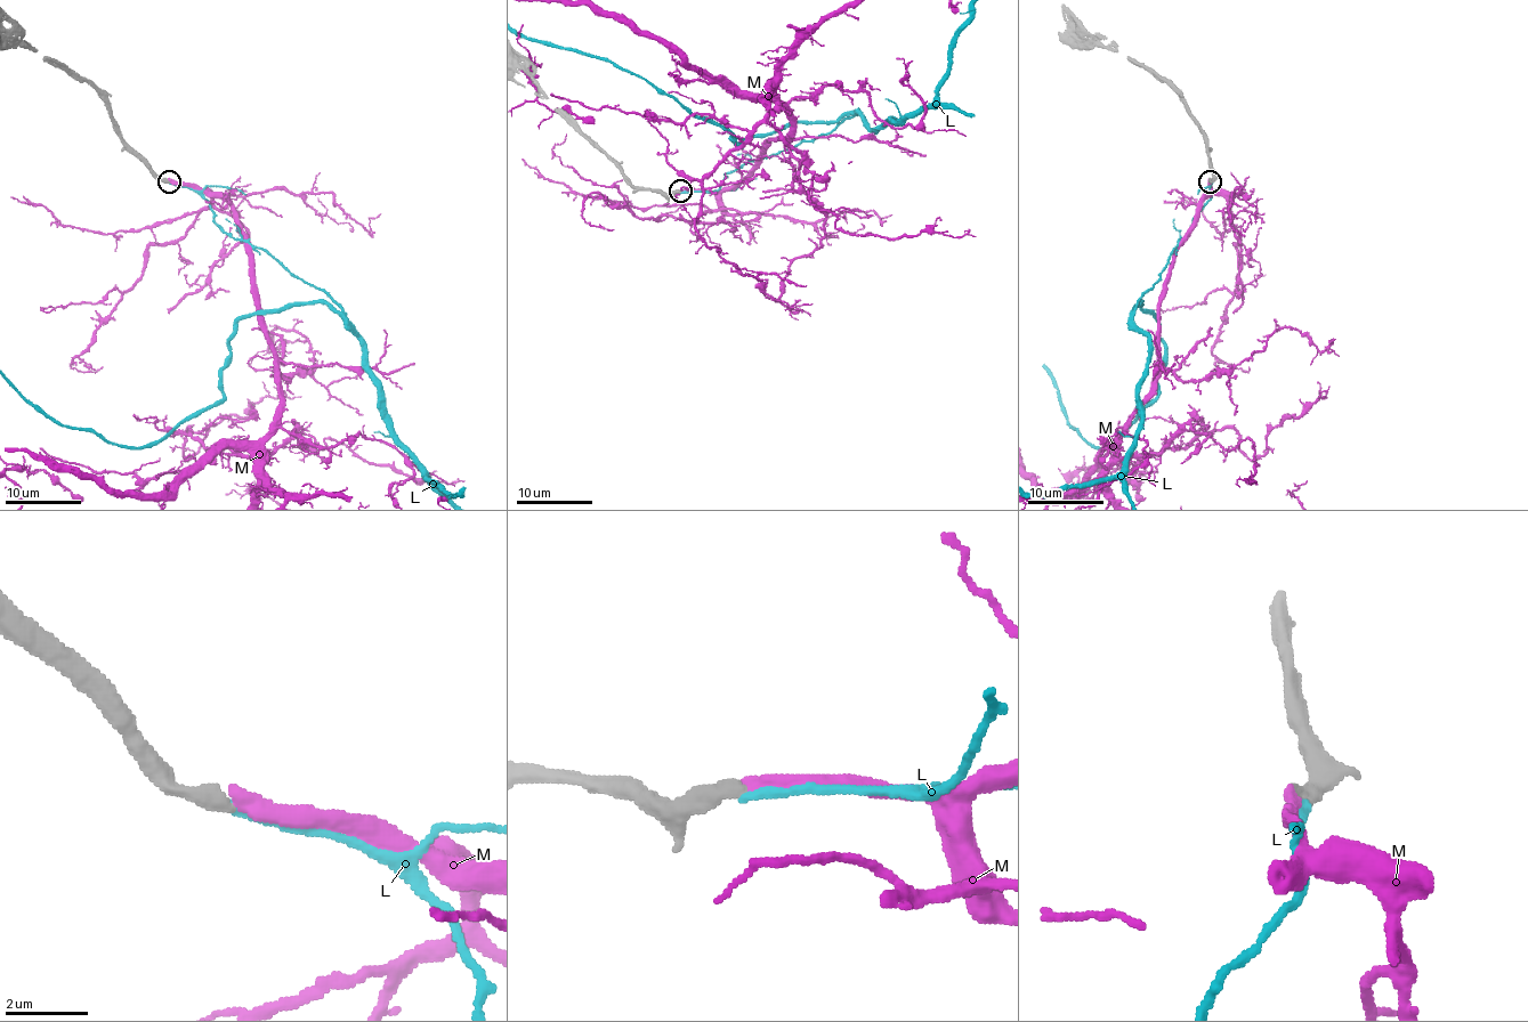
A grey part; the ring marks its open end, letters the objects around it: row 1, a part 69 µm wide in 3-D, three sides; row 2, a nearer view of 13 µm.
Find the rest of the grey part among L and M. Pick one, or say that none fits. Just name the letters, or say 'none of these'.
M

